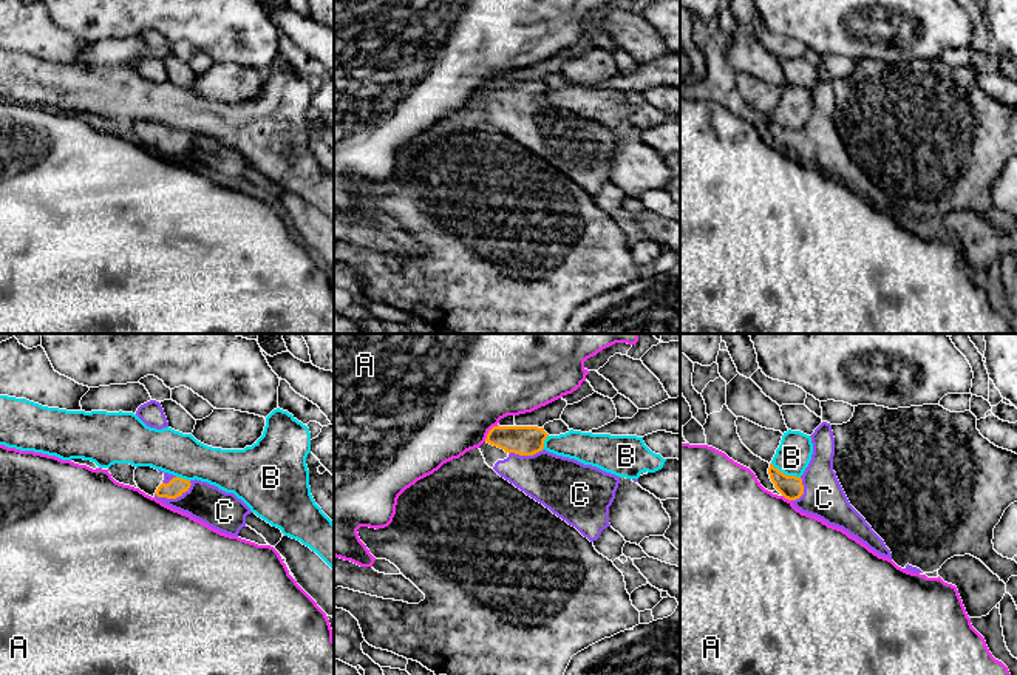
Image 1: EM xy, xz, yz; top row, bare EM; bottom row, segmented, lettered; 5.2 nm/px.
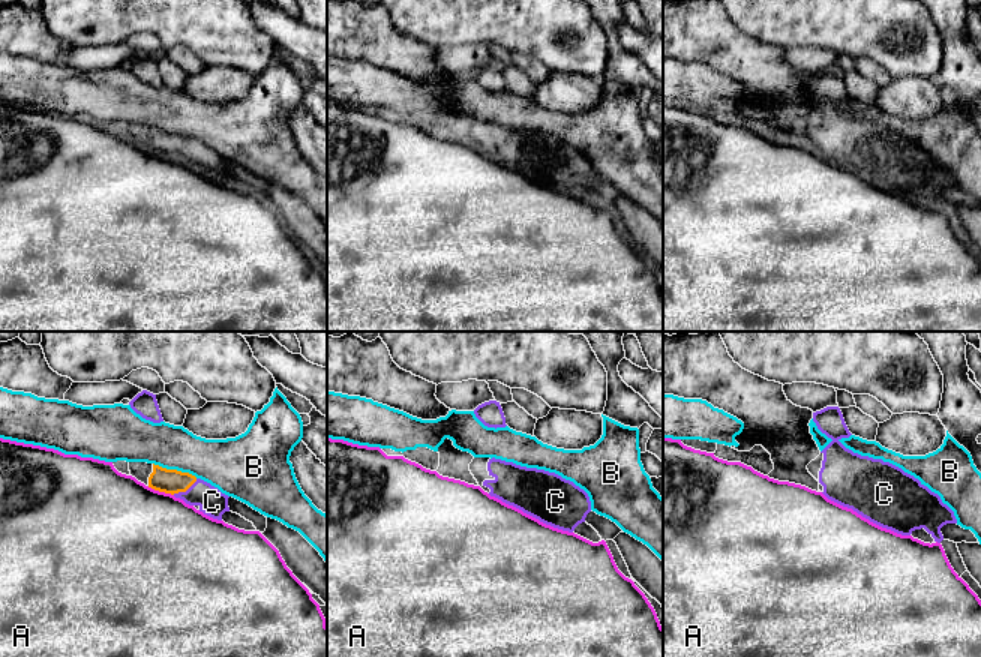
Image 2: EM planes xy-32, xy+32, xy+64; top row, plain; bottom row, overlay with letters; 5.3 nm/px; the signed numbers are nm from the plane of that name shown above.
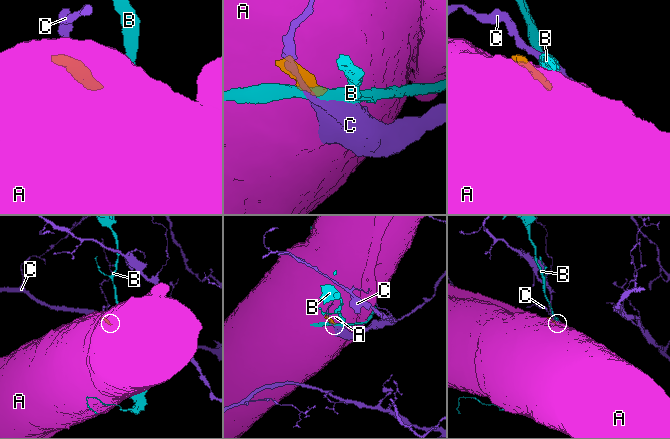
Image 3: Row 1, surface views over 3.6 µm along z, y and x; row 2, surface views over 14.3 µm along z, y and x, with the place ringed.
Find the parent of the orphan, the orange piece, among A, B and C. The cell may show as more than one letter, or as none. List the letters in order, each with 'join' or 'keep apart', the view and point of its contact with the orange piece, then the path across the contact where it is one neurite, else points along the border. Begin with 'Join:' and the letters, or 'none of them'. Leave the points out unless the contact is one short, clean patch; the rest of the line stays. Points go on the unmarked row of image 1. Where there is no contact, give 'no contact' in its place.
Join: C
A: keep apart; meets orange in xz at (489, 85)
B: keep apart; meets orange in yz at (785, 128)
C: join; meets orange in xy at (173, 152); runs through xy (175, 142), (173, 152), (197, 152), (220, 164)

